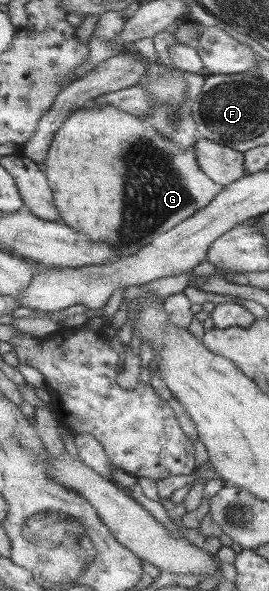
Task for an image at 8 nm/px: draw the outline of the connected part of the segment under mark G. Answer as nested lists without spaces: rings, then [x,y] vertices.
[[[111,104],[84,106],[70,113],[55,132],[44,163],[60,222],[93,242],[111,245],[120,258],[137,254],[161,233],[167,233],[181,221],[203,210],[224,188],[203,173],[196,160],[194,146],[180,148],[142,118]]]

